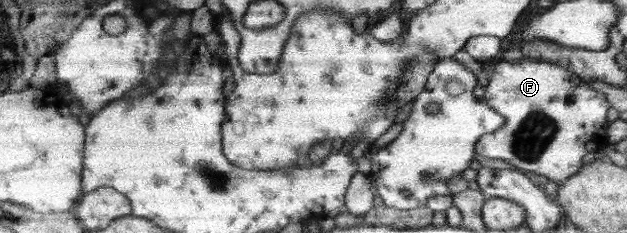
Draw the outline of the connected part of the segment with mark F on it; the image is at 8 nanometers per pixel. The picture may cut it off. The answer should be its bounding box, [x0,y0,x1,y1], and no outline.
[476,57,609,184]

